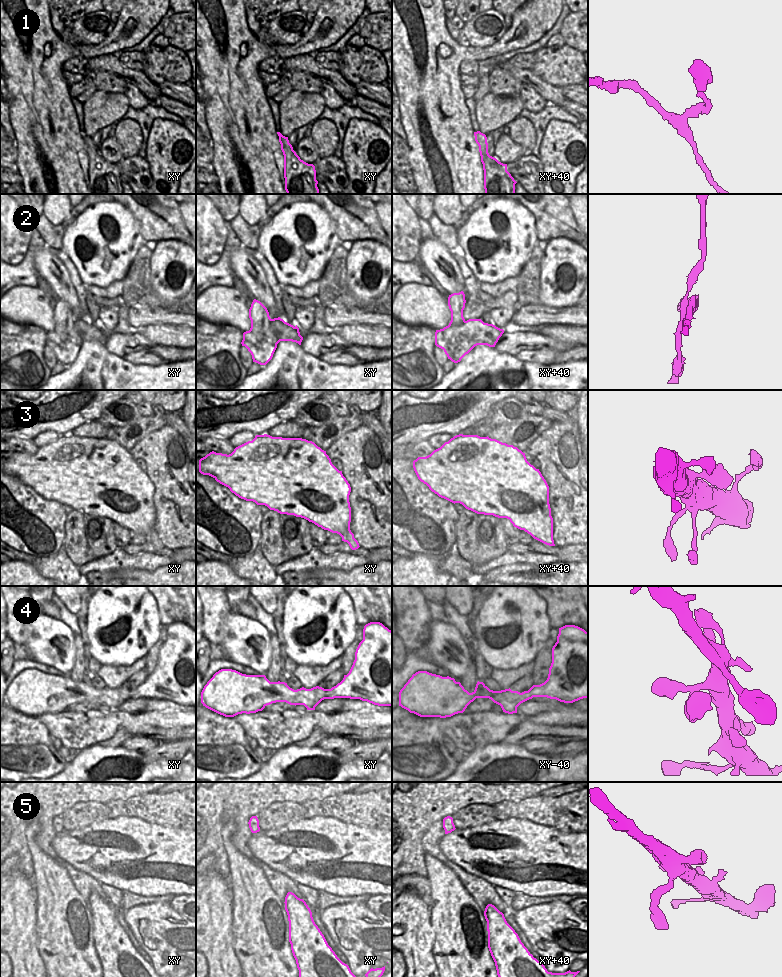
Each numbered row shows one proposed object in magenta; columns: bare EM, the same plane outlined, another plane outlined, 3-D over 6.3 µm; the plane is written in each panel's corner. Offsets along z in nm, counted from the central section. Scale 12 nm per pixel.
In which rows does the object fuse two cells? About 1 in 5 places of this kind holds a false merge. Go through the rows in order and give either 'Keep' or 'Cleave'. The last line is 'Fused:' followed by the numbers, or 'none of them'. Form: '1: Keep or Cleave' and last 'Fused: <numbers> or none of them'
1: Keep
2: Cleave
3: Keep
4: Keep
5: Keep
Fused: 2.

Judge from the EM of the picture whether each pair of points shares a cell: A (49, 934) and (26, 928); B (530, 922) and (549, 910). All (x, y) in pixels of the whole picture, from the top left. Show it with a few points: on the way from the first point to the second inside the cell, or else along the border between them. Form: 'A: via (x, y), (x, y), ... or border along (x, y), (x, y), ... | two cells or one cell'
A: border along (36, 907), (36, 947), (40, 954) | two cells
B: via (535, 921), (538, 921), (544, 915) | one cell

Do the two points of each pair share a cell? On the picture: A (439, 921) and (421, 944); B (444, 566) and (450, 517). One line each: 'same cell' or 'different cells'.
A: different cells
B: different cells

